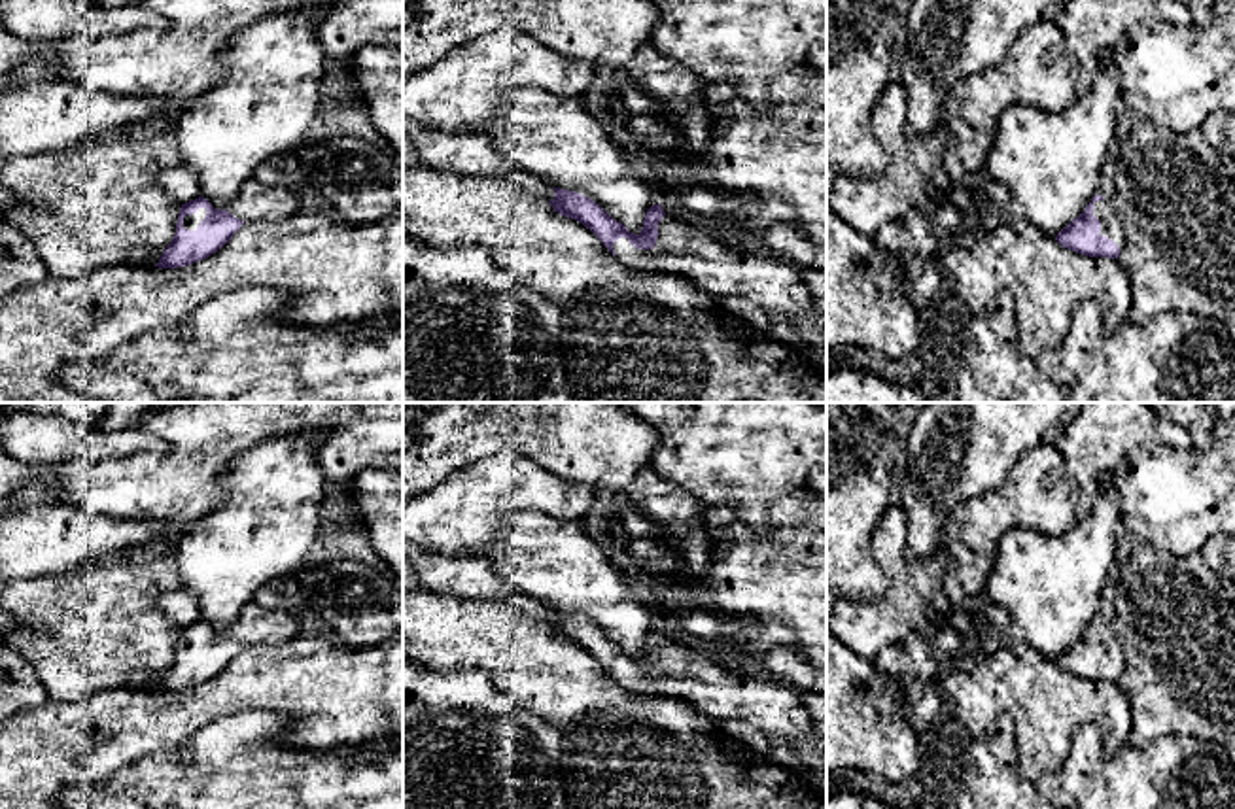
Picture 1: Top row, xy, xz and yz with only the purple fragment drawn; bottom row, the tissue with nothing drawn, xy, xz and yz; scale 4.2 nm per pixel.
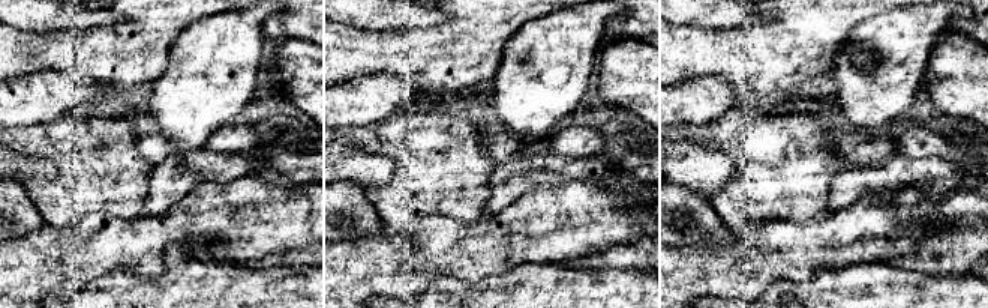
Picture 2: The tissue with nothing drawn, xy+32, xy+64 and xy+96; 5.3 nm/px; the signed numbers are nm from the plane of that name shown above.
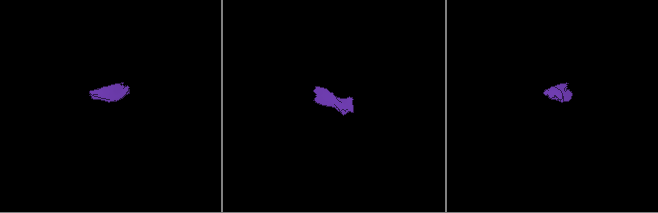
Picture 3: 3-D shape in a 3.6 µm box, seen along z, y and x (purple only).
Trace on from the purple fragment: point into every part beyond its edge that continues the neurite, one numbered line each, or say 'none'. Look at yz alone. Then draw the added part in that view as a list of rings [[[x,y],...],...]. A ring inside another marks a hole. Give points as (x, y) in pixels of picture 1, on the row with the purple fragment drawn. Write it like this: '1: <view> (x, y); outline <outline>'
1: yz (1111, 227); outline [[[1103,198],[1093,202],[1093,215],[1101,221],[1101,236],[1110,238],[1118,244],[1120,251],[1125,246],[1125,234],[1118,215],[1114,214],[1110,200]]]

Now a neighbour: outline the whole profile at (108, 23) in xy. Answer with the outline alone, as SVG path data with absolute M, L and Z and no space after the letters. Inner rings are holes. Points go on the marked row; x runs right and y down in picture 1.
M0 0L0 25L32 42L62 36L112 36L140 28L170 30L170 21L140 2L108 6L104 0Z

